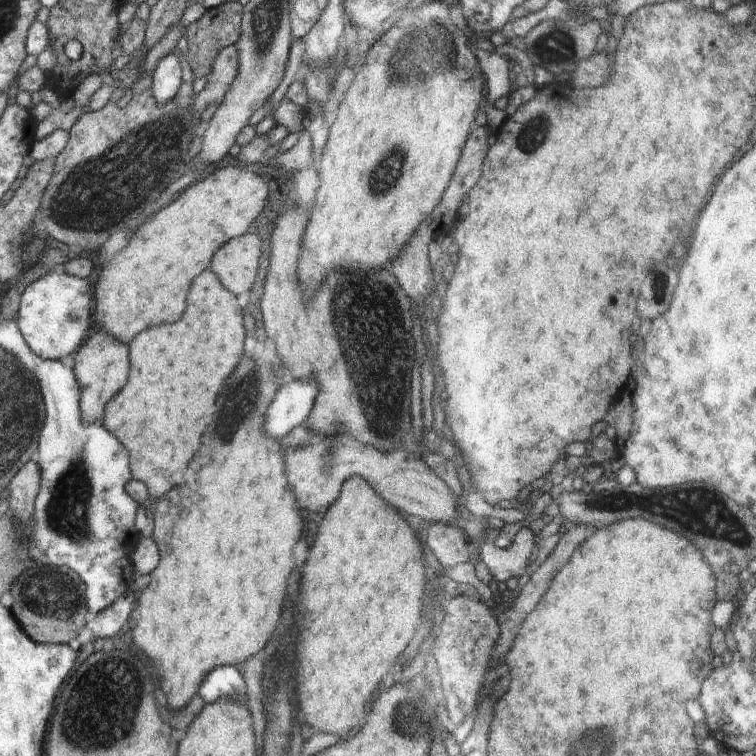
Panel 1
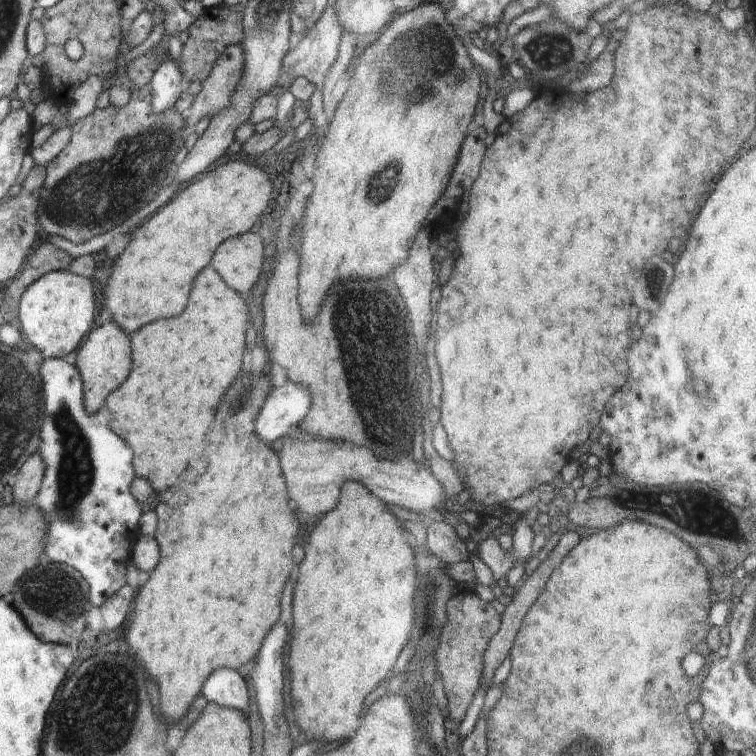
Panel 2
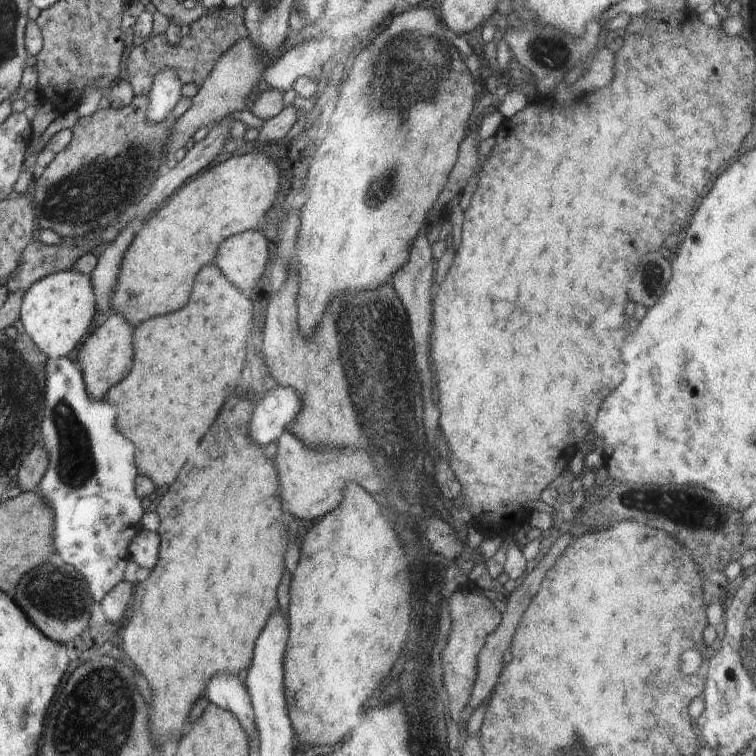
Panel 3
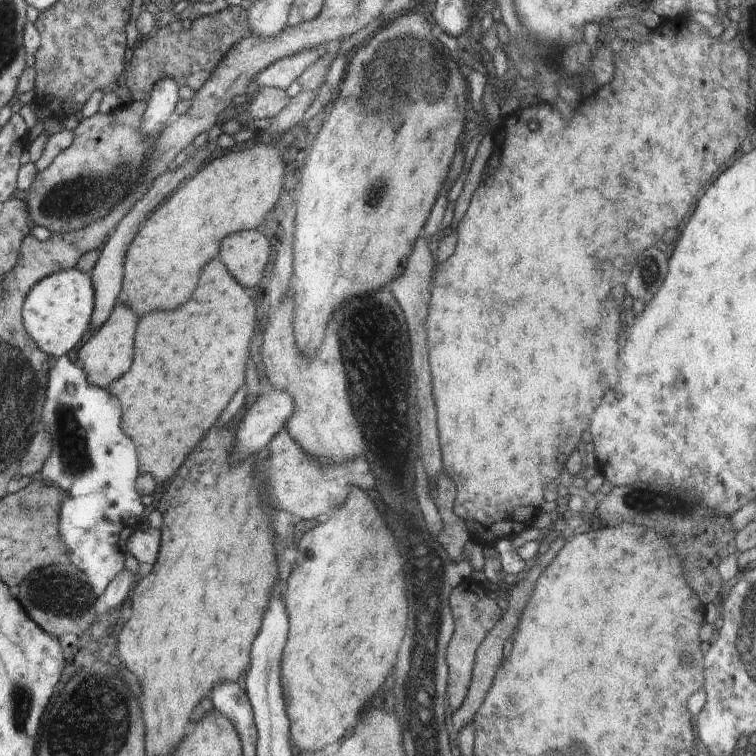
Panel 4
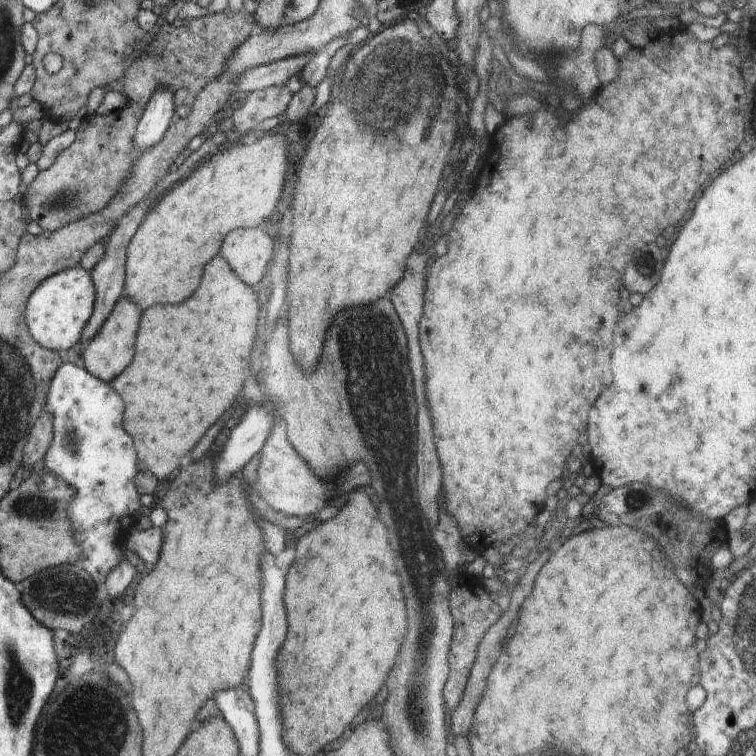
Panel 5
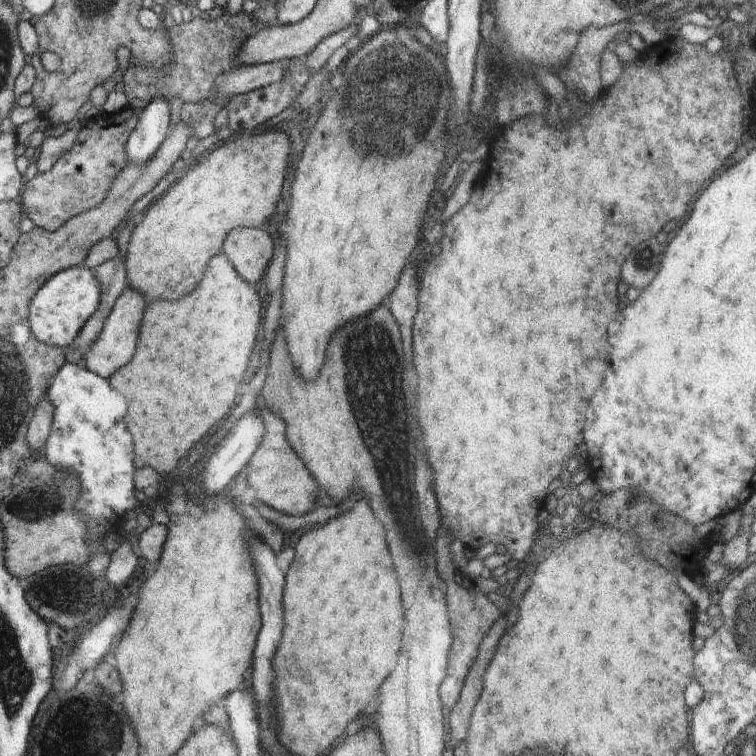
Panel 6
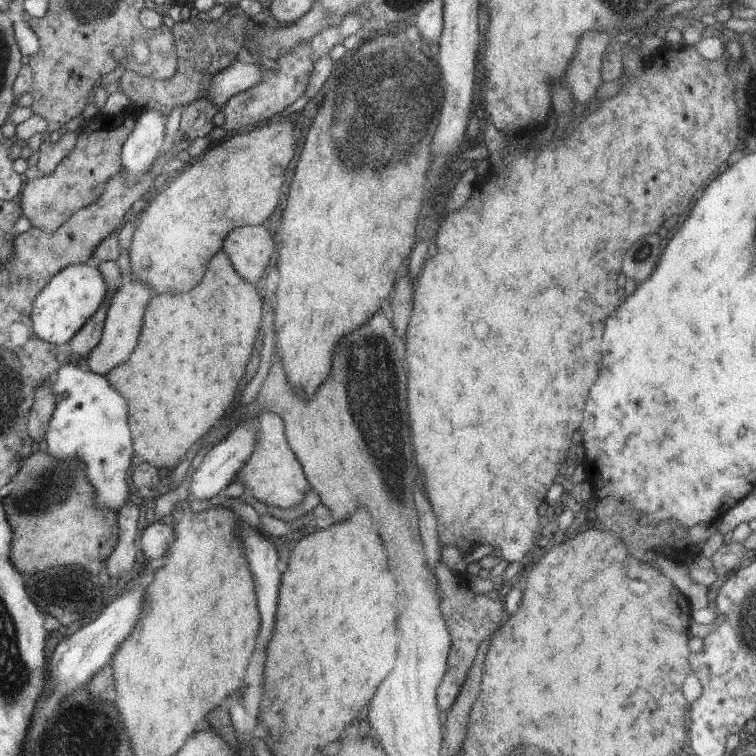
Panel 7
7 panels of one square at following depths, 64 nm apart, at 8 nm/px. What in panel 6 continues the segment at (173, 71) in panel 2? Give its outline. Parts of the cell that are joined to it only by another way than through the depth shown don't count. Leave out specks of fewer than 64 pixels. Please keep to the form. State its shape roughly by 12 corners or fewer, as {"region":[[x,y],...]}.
{"region":[[170,107],[142,108],[124,148],[132,164],[148,162],[166,140]]}

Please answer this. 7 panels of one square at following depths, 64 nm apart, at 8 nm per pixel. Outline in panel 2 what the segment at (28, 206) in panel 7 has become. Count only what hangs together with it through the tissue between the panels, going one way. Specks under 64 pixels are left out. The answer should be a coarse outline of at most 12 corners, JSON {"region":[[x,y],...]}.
{"region":[[150,84],[45,166],[37,220],[84,243],[170,178],[188,134]]}

